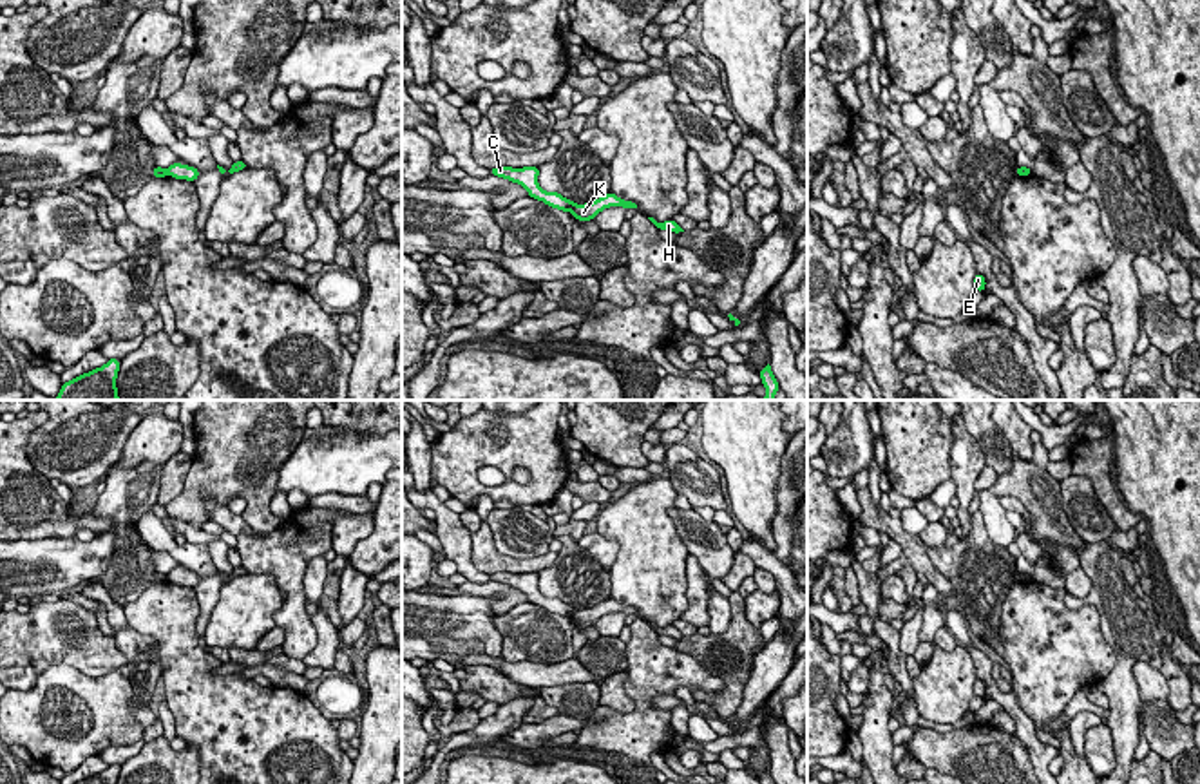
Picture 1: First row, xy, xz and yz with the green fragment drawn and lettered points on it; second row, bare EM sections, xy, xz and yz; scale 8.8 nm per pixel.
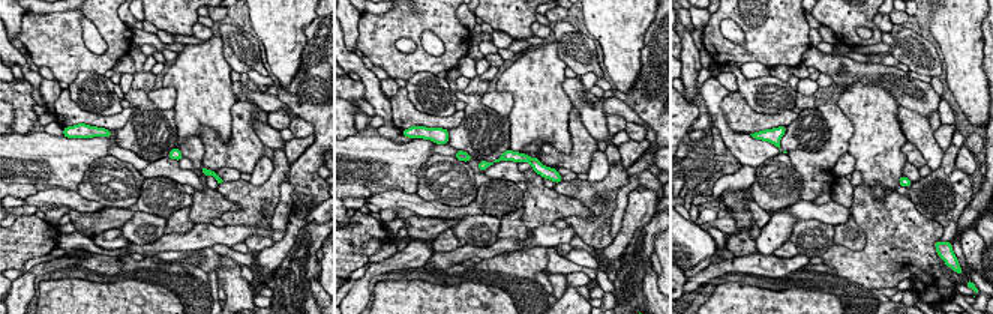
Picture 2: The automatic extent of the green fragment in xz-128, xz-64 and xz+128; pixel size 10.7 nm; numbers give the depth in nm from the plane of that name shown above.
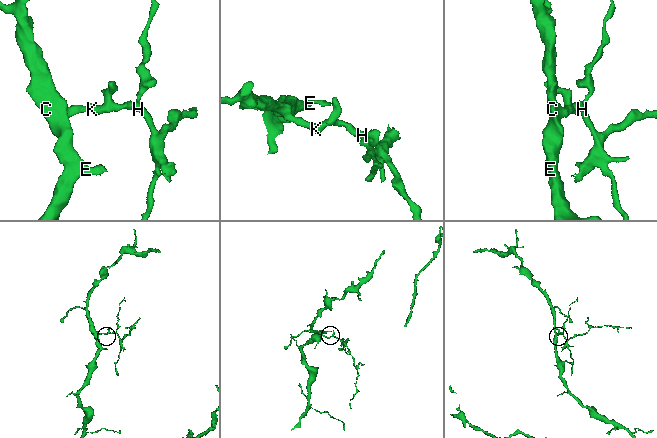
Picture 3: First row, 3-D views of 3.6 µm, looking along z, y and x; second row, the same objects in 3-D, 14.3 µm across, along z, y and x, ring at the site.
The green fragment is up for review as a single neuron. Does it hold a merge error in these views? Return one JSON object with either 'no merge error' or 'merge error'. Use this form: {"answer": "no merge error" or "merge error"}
{"answer": "merge error"}

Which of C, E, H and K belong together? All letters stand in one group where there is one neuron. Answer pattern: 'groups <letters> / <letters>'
groups C E / H K

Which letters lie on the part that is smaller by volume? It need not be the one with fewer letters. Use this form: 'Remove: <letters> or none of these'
Remove: H, K

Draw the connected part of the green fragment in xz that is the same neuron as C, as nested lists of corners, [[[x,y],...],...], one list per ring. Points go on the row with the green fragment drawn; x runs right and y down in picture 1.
[[[496,167],[496,168],[490,168],[490,176],[498,176],[498,177],[521,185],[529,192],[529,197],[543,201],[545,205],[552,208],[557,208],[563,212],[572,212],[576,208],[574,201],[563,197],[557,192],[545,192],[539,186],[538,183],[539,168],[538,167],[523,167],[523,168]]]

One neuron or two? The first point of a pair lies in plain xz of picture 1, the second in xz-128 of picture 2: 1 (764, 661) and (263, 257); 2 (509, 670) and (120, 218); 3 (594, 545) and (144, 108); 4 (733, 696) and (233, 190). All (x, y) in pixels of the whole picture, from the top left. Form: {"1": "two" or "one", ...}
{"1": "one", "2": "two", "3": "two", "4": "one"}

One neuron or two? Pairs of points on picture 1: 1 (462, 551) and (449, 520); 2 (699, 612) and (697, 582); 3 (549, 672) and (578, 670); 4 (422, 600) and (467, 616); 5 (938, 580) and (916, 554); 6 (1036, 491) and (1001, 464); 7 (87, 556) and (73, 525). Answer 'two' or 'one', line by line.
1: one
2: one
3: one
4: one
5: one
6: two
7: two

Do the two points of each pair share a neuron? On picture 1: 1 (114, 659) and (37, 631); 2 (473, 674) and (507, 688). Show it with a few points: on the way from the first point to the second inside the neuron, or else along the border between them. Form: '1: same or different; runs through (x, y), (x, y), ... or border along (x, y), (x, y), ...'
1: same; runs through (95, 654), (76, 640), (57, 634)
2: same; runs through (482, 679), (498, 688)

